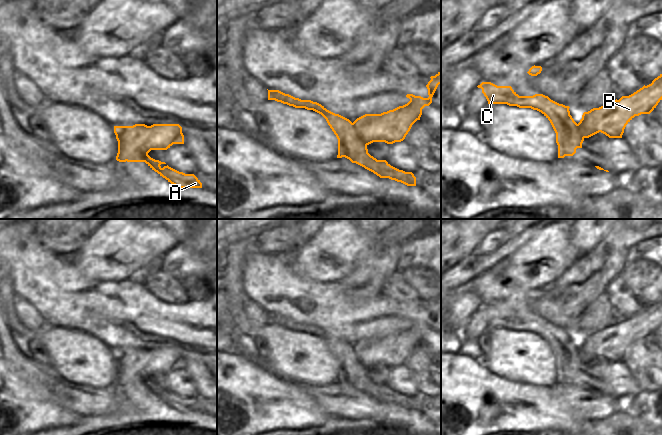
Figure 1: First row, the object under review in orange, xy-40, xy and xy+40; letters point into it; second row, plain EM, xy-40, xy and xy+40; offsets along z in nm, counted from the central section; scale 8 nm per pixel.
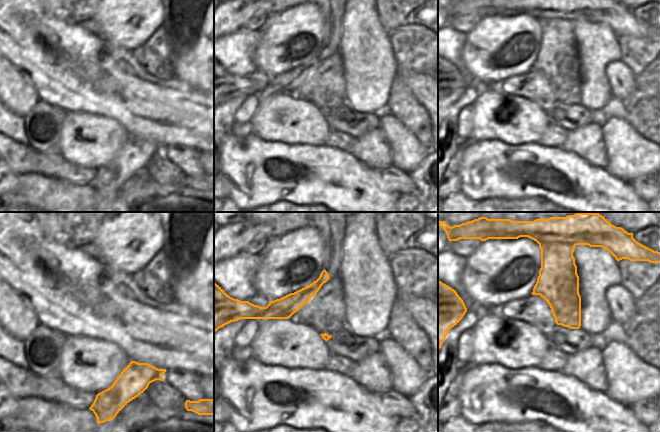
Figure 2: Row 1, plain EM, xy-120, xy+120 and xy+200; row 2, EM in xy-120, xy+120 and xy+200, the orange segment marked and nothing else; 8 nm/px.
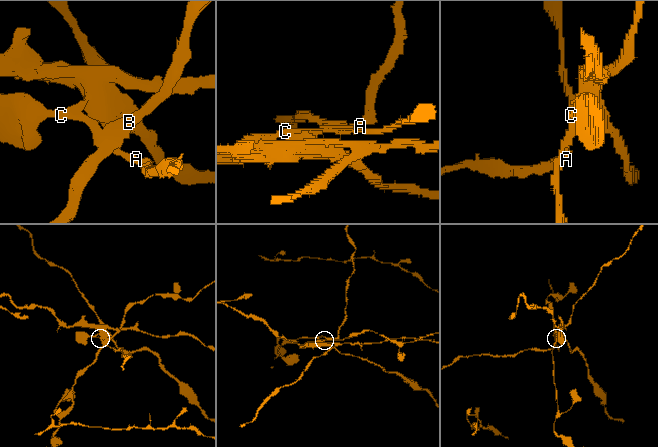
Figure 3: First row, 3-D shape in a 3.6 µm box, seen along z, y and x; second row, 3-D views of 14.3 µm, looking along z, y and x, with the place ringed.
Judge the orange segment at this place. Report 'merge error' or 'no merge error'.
merge error

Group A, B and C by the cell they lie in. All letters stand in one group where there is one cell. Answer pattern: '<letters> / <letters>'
A C / B

